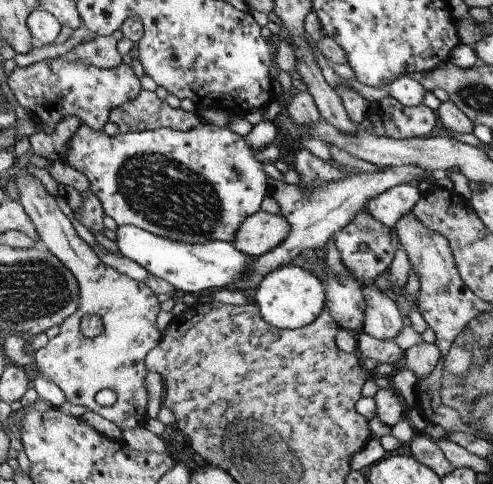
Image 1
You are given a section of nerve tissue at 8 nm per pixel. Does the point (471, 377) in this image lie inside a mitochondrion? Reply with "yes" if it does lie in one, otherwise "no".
yes

